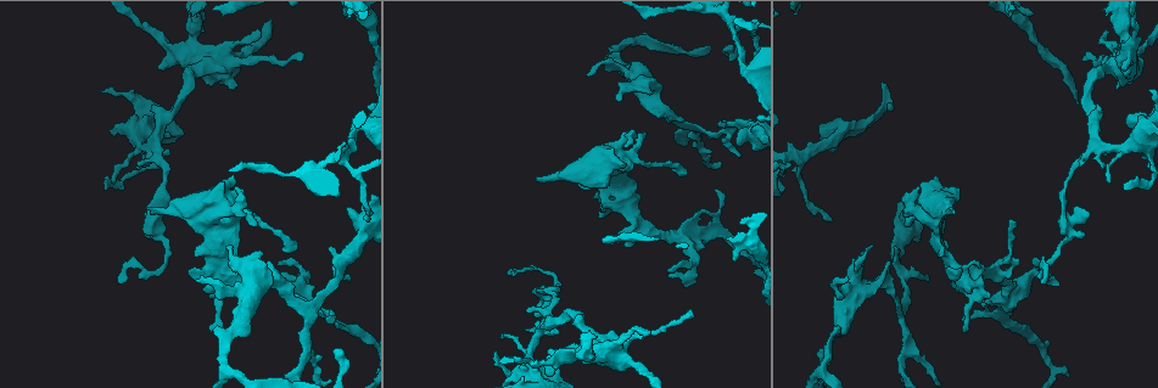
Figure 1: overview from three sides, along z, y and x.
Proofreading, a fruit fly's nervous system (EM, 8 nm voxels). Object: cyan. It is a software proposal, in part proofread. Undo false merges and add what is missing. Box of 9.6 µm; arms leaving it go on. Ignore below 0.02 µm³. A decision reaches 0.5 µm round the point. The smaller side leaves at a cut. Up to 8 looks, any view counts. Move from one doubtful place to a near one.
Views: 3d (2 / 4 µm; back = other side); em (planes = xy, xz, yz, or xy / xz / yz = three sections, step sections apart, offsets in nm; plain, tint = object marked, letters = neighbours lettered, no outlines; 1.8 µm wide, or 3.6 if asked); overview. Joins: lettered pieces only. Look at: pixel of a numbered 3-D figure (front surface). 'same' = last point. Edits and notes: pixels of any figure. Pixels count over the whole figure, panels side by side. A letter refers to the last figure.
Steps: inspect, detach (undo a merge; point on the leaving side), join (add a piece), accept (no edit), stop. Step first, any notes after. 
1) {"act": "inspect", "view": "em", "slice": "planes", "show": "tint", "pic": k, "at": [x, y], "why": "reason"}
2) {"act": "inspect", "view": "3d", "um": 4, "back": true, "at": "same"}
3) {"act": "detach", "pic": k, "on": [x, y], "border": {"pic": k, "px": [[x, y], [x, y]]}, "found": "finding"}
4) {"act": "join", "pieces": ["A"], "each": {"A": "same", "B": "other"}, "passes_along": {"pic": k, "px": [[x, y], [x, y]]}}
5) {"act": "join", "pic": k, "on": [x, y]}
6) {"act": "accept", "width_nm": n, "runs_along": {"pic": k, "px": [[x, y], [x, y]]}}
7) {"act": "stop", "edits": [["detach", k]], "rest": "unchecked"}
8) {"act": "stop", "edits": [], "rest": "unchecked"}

{"act": "inspect", "view": "3d", "um": 4, "pic": 1, "at": [1010, 290], "why": "three-way junction"}

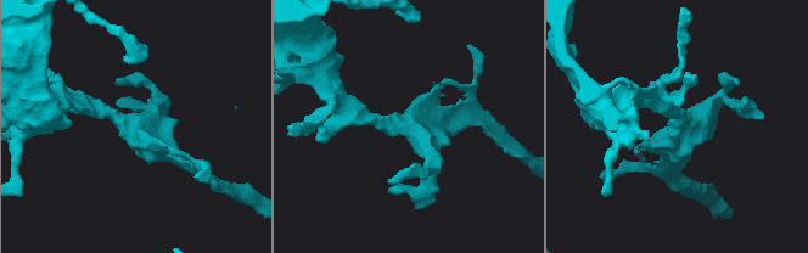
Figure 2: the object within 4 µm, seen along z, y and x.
{"act": "inspect", "view": "em", "um": 3.6, "slice": "yz", "step": 4, "show": "tint", "pic": 2, "at": [681, 123], "why": "need the tissue"}

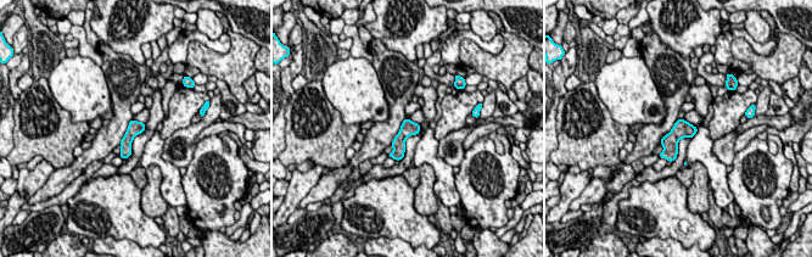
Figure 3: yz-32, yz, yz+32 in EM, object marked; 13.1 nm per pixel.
{"act": "inspect", "view": "em", "um": 3.6, "slice": "planes", "show": "letters", "at": "same", "why": "another direction"}

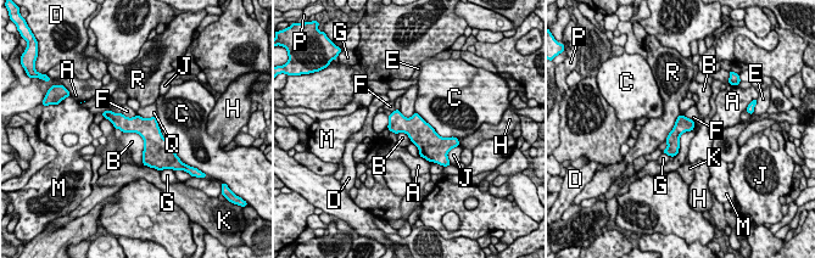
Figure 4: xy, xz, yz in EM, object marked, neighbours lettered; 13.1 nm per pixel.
{"act": "accept", "each": {"A": "other", "B": "other", "C": "other", "D": "other", "E": "other", "F": "other", "G": "other", "H": "other", "J": "other", "K": "other", "M": "other", "P": "other", "Q": "other", "R": "other"}, "border": {"pic": 4, "px": [[122, 132], [141, 138], [143, 163]]}, "found": "all the same neuron"}

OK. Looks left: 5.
{"act": "inspect", "view": "3d", "um": 2, "pic": 1, "at": [234, 209], "why": "sharp bend"}

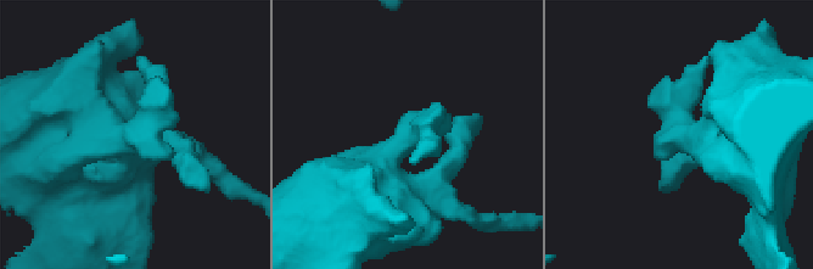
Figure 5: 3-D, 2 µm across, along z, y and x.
{"act": "inspect", "view": "em", "slice": "planes", "show": "tint", "pic": 5, "at": [143, 133], "why": "now the EM"}

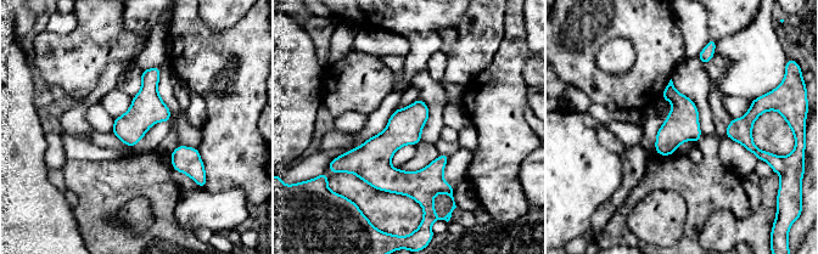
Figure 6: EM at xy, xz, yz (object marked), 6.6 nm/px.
{"act": "inspect", "view": "em", "slice": "planes", "show": "letters", "at": "same"}

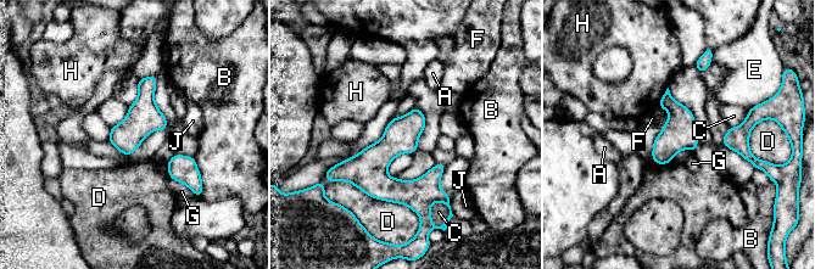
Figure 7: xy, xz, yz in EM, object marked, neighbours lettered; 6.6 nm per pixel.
{"act": "accept", "each": {"A": "other", "B": "other", "C": "other", "D": "other", "E": "other", "F": "other", "G": "other", "H": "other", "J": "other"}, "border": {"pic": 7, "px": [[168, 177], [183, 183], [194, 194]]}, "found": "one neuron here"}

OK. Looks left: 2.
{"act": "inspect", "view": "3d", "um": 4, "pic": 1, "at": [1116, 66], "why": "calibre changes"}

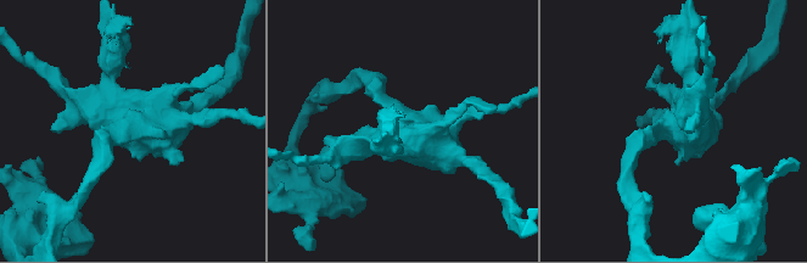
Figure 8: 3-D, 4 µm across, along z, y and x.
{"act": "inspect", "view": "em", "um": 3.6, "slice": "planes", "show": "letters", "pic": 8, "at": [407, 134], "why": "now the EM"}

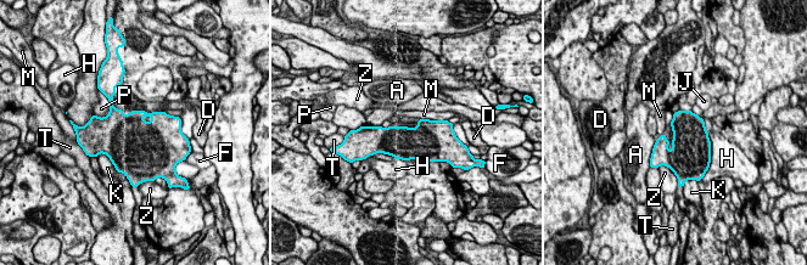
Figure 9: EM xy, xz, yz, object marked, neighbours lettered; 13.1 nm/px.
{"act": "accept", "width_nm": 440, "each": {"A": "other", "D": "other", "F": "other", "H": "other", "J": "other", "K": "other", "M": "other", "P": "other", "T": "other", "Z": "other"}, "border": {"pic": 9, "px": [[422, 118], [447, 120]]}, "found": "one neuron here"}

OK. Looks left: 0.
{"act": "stop", "edits": [], "rest": "unchecked"}

